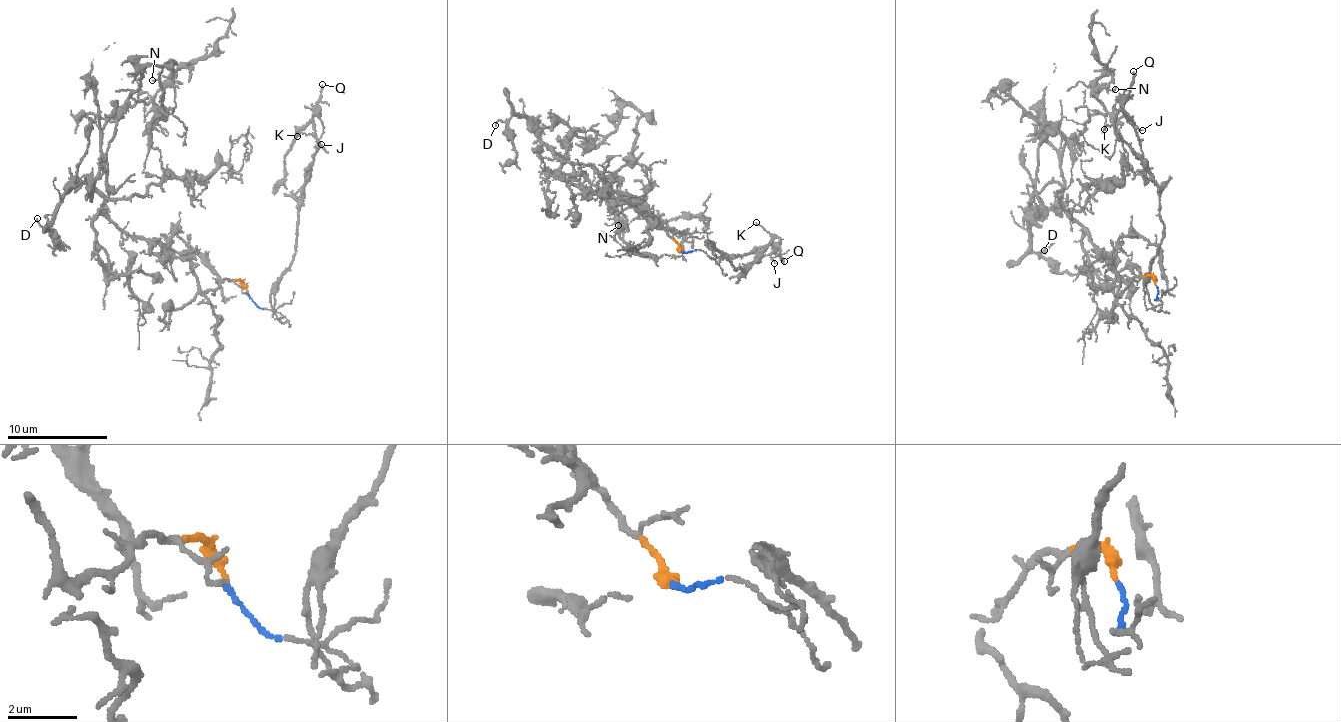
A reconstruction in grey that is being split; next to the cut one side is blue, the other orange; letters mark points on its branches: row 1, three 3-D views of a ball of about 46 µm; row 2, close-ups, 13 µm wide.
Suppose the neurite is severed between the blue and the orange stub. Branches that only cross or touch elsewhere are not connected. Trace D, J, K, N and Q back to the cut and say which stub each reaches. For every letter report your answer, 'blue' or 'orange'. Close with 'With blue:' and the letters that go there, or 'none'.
D: orange
J: blue
K: blue
N: orange
Q: blue
With blue: J, K, Q

